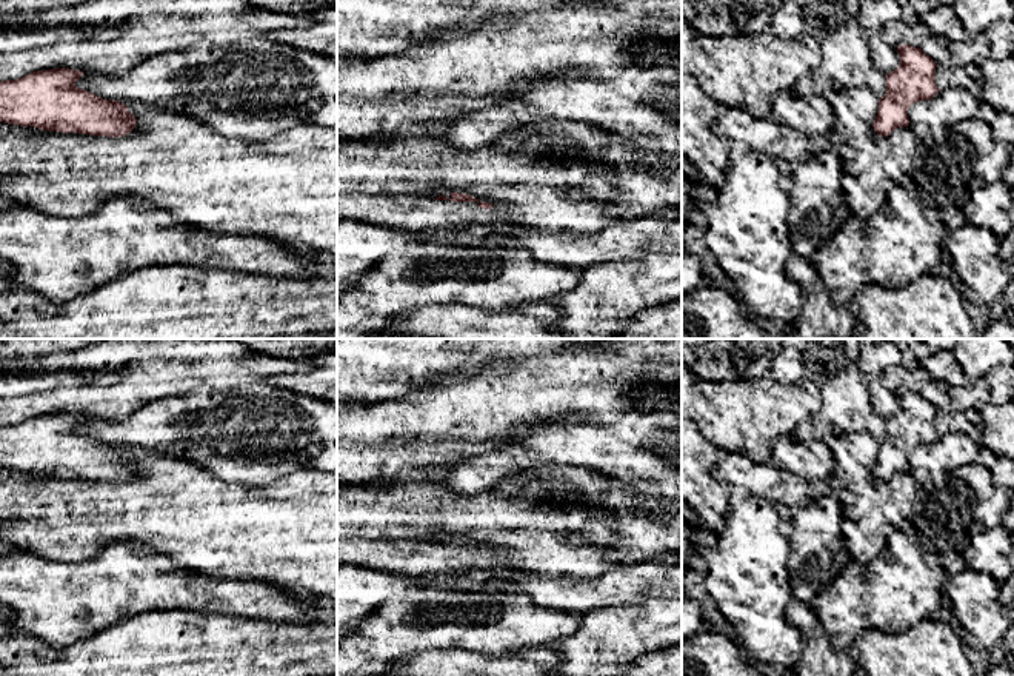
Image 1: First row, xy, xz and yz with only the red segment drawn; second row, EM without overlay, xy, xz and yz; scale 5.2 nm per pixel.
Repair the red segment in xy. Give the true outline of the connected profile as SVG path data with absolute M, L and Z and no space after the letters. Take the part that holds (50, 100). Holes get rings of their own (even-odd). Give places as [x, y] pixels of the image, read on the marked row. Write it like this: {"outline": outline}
{"outline": "M55 68L0 82L0 122L55 132L125 137L137 125L128 106L75 86L83 71Z"}

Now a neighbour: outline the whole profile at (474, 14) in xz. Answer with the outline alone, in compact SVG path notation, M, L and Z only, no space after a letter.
M337 0L337 62L400 54L446 28L474 29L492 17L511 20L562 2L565 0Z

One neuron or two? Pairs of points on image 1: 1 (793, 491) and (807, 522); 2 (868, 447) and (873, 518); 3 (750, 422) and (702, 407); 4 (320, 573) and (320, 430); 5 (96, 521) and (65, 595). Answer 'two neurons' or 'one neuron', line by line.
1: two neurons
2: one neuron
3: one neuron
4: two neurons
5: two neurons

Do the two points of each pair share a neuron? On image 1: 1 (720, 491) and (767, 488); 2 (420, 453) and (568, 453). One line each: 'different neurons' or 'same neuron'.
1: different neurons
2: different neurons

